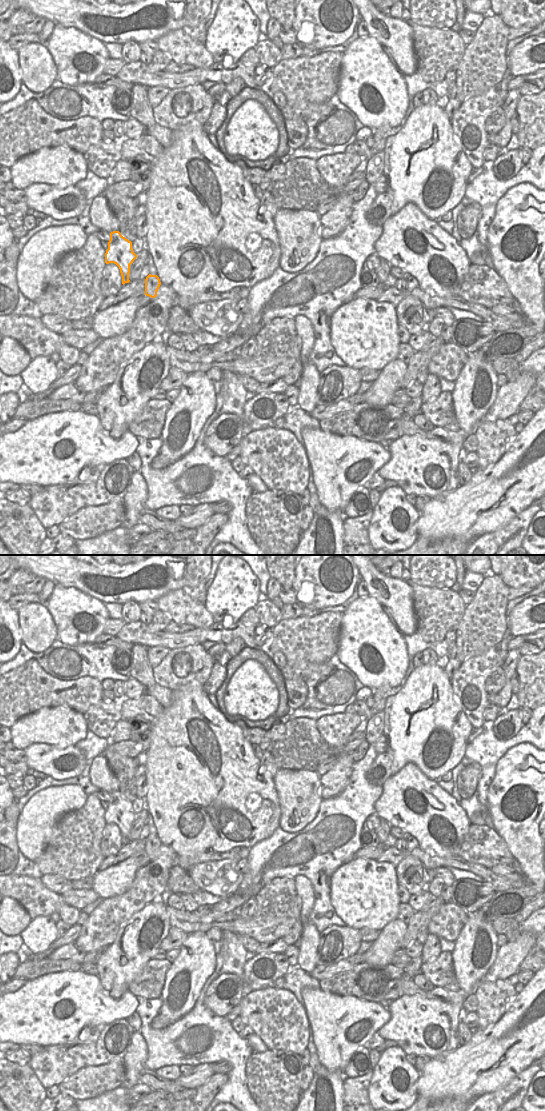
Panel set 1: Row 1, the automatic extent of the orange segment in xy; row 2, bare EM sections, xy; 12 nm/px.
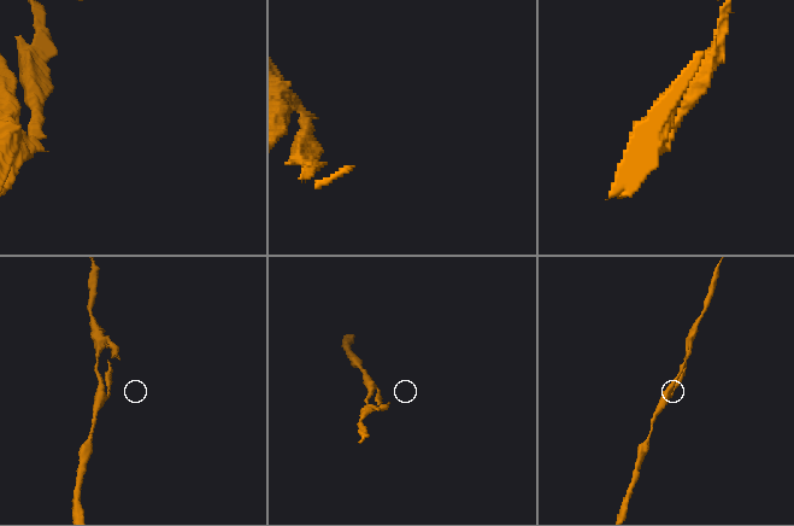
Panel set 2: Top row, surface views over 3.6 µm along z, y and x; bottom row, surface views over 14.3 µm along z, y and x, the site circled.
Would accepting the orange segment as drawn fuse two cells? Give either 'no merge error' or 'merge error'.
merge error

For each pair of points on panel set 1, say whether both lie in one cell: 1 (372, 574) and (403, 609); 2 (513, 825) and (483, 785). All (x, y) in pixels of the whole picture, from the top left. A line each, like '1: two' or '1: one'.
1: one
2: two

